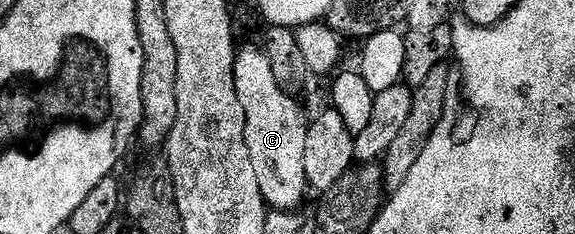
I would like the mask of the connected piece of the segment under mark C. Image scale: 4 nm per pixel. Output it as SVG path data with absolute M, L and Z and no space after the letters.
M242 47L237 50L234 59L234 82L236 95L244 107L244 135L248 143L248 159L256 170L256 183L260 183L262 197L271 210L297 210L298 205L308 194L306 172L304 171L304 139L308 128L307 118L302 118L302 109L289 93L280 91L280 83L272 75L272 63L268 63L265 52L258 47Z

